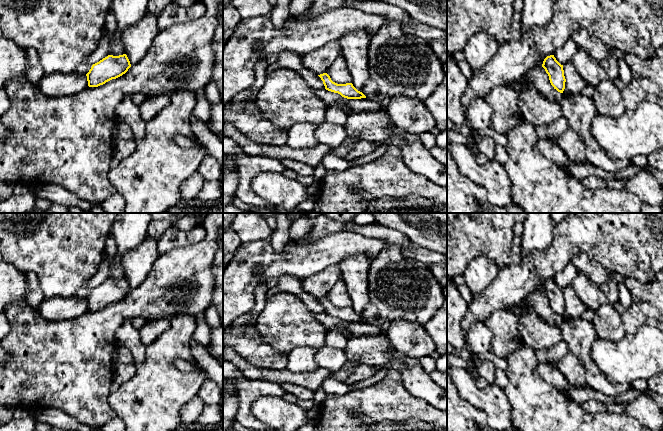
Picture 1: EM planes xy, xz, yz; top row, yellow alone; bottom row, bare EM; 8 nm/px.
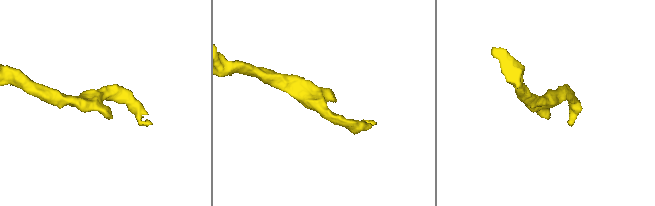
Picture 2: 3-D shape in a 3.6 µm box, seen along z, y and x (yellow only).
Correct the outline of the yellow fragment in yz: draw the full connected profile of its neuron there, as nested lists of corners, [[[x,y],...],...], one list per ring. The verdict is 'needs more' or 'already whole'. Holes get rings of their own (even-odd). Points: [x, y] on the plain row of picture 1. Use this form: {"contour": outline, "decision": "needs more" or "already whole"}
{"contour": [[[550,279],[544,283],[542,291],[548,298],[550,307],[554,313],[560,317],[563,317],[566,306],[563,289],[556,284],[554,279]]], "decision": "already whole"}

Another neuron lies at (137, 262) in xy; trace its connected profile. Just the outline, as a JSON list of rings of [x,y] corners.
[[[151,236],[124,253],[122,265],[131,290],[143,283],[159,255],[157,239]]]

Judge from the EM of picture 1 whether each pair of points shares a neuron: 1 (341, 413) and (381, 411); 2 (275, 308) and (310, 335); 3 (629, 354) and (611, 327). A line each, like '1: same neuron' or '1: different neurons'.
1: same neuron
2: same neuron
3: different neurons

